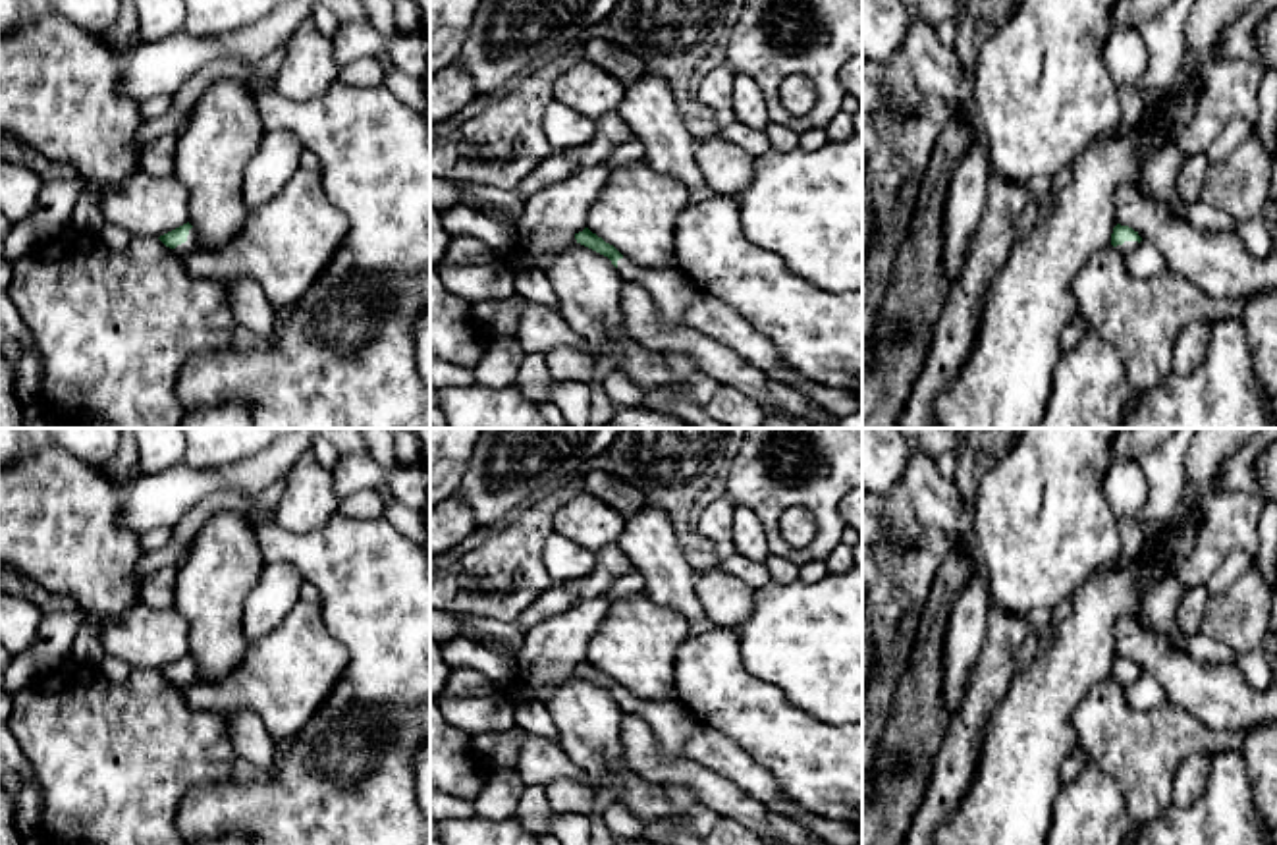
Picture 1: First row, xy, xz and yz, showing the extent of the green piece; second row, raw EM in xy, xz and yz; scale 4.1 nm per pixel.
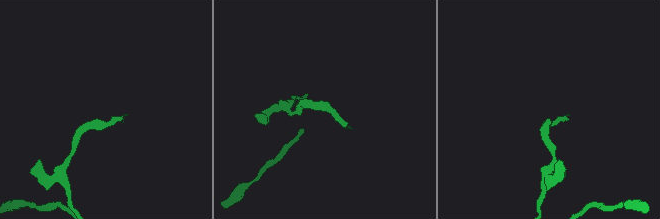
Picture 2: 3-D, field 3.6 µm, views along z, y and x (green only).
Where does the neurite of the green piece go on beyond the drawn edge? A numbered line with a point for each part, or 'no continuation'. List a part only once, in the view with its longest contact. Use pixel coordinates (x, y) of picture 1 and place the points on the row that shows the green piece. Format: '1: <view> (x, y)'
1: xy (191, 244)

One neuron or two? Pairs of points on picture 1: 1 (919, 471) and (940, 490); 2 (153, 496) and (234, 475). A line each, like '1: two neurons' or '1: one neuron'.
1: one neuron
2: one neuron

